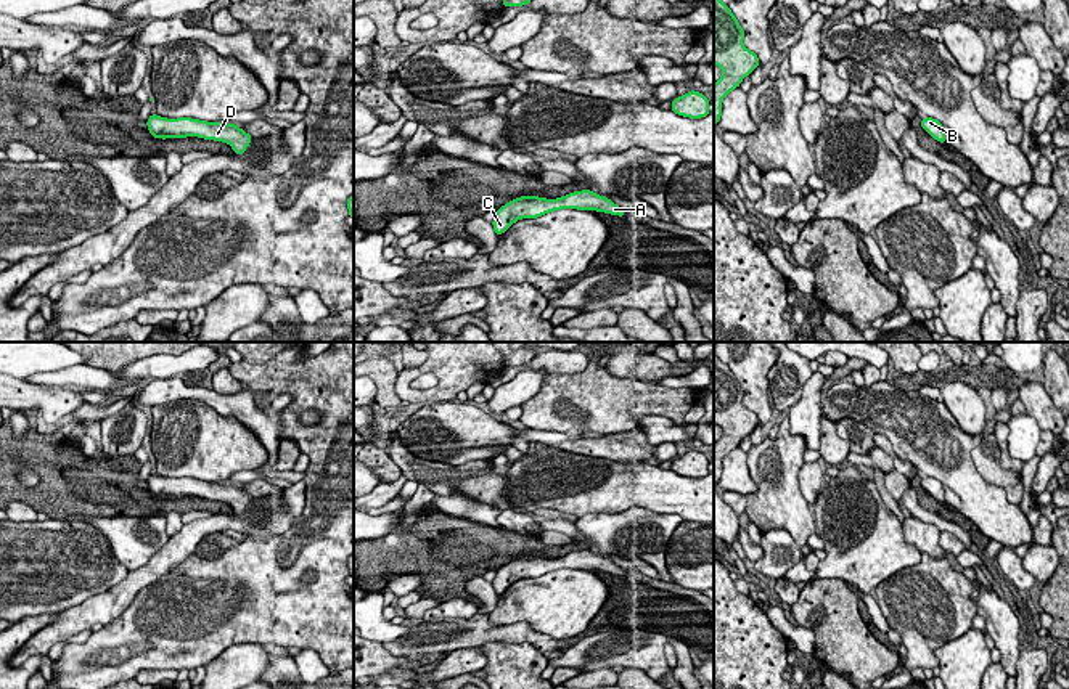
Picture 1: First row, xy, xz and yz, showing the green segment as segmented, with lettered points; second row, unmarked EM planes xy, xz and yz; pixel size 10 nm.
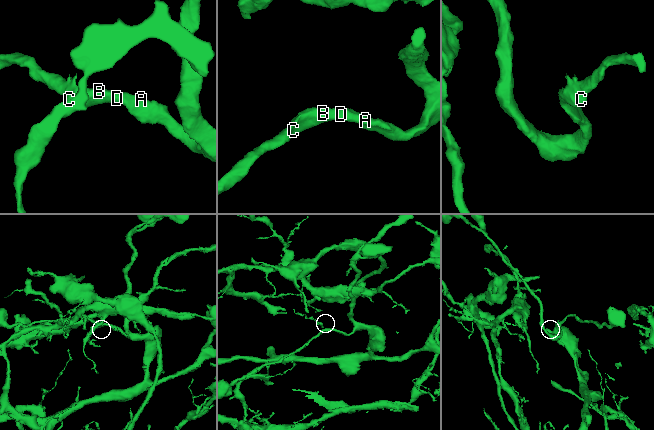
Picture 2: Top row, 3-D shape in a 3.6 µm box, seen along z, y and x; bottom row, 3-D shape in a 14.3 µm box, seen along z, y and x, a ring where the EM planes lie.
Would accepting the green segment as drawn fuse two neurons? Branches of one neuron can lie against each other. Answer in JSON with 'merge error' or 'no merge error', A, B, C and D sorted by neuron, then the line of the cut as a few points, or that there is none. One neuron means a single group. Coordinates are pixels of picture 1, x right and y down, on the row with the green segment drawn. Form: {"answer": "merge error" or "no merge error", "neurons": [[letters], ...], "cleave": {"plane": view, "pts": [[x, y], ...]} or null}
{"answer": "no merge error", "neurons": [["A", "B", "C", "D"]], "cleave": null}

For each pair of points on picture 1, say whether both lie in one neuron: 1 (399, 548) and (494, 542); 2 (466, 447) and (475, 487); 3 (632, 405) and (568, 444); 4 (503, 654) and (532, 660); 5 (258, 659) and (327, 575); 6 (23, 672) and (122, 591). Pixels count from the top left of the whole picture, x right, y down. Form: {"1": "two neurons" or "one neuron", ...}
{"1": "one neuron", "2": "two neurons", "3": "two neurons", "4": "one neuron", "5": "two neurons", "6": "two neurons"}

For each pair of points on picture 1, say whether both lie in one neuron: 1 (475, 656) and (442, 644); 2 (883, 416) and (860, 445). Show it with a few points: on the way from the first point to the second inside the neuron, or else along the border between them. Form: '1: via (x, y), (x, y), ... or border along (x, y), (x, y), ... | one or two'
1: border along (481, 644), (452, 649), (434, 665) | two
2: border along (835, 421), (854, 418), (875, 432) | two

